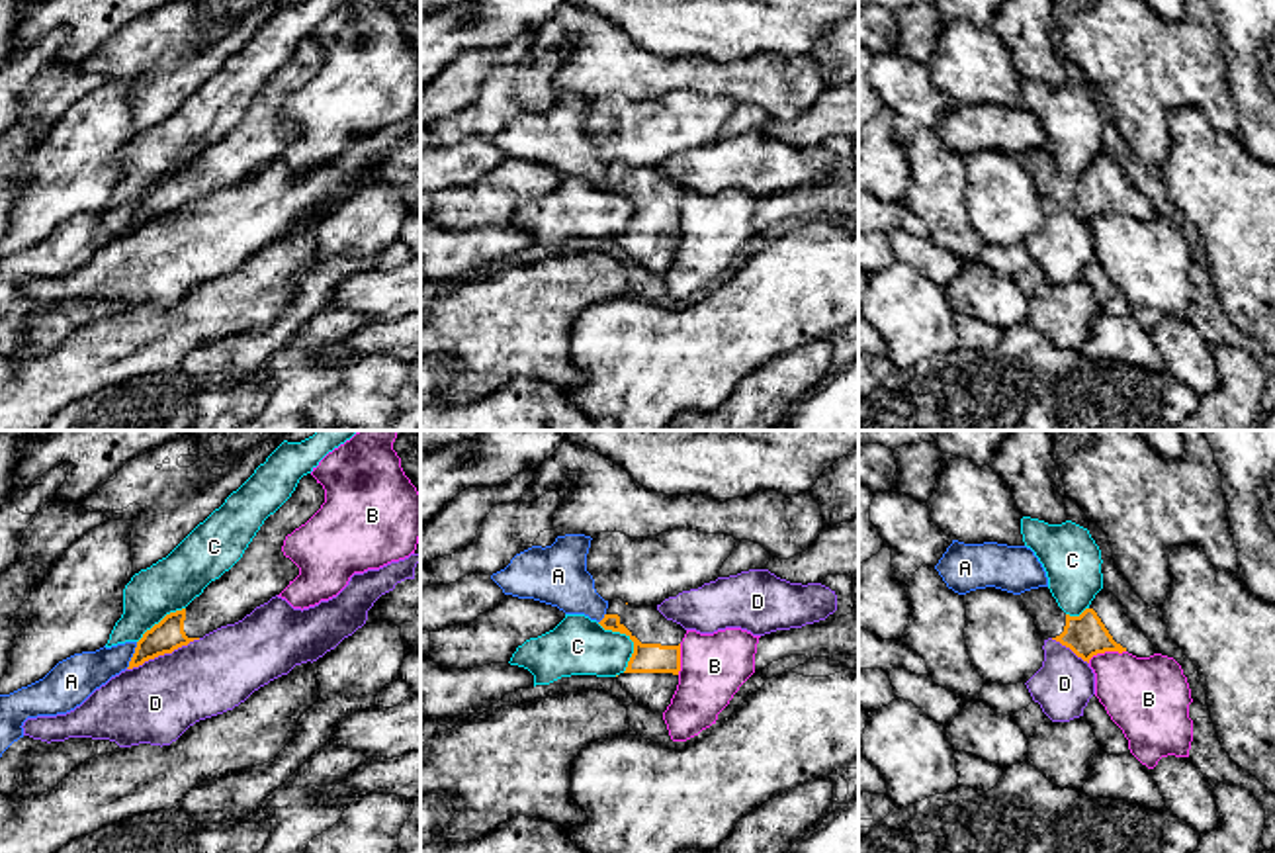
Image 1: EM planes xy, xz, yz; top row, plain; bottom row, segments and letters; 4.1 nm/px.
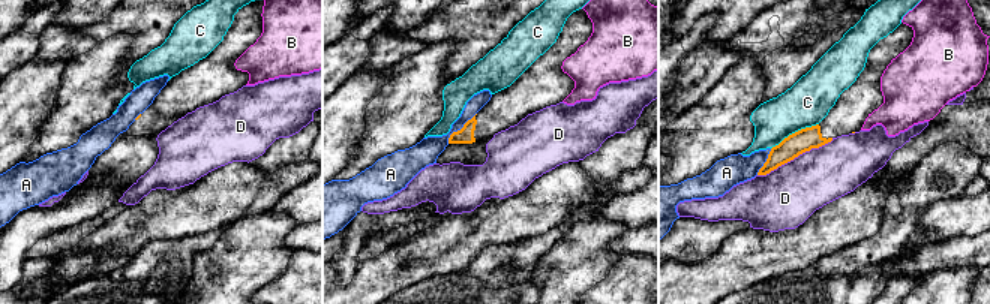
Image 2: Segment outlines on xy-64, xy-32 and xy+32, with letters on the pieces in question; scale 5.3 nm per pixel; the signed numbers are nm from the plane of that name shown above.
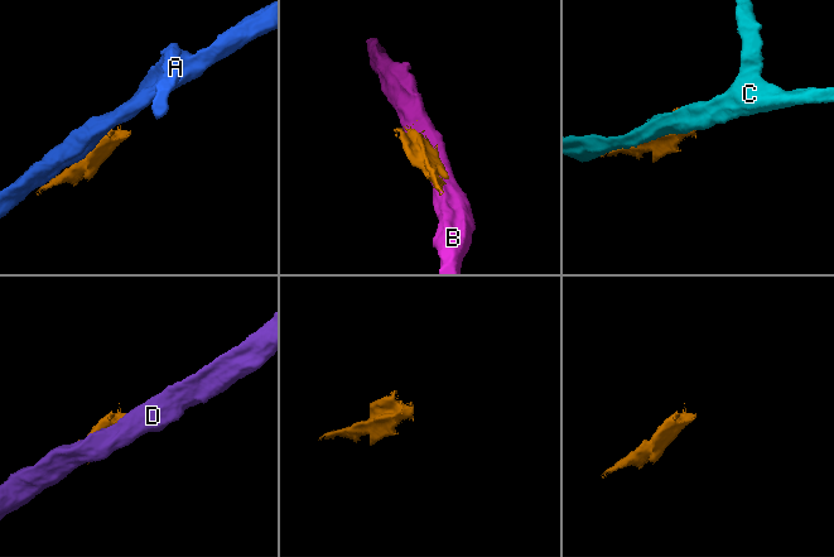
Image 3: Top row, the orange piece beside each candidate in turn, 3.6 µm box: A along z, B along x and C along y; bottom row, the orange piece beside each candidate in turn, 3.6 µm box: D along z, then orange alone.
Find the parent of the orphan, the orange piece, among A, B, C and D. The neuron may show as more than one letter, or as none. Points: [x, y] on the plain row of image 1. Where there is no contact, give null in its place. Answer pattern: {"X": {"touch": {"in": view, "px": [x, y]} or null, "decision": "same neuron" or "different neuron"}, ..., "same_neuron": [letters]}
{"A": {"touch": {"in": "xy", "px": [133, 218]}, "decision": "different neuron"}, "B": {"touch": {"in": "yz", "px": [1105, 212]}, "decision": "different neuron"}, "C": {"touch": {"in": "xz", "px": [630, 200]}, "decision": "different neuron"}, "D": {"touch": {"in": "xy", "px": [163, 216]}, "decision": "different neuron"}, "same_neuron": []}

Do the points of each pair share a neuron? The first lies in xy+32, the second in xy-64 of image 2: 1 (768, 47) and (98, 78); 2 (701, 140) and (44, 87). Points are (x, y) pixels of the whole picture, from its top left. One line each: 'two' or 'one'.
1: two
2: two

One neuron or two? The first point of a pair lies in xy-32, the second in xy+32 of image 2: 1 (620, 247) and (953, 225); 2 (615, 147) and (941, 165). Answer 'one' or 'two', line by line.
1: two
2: one

